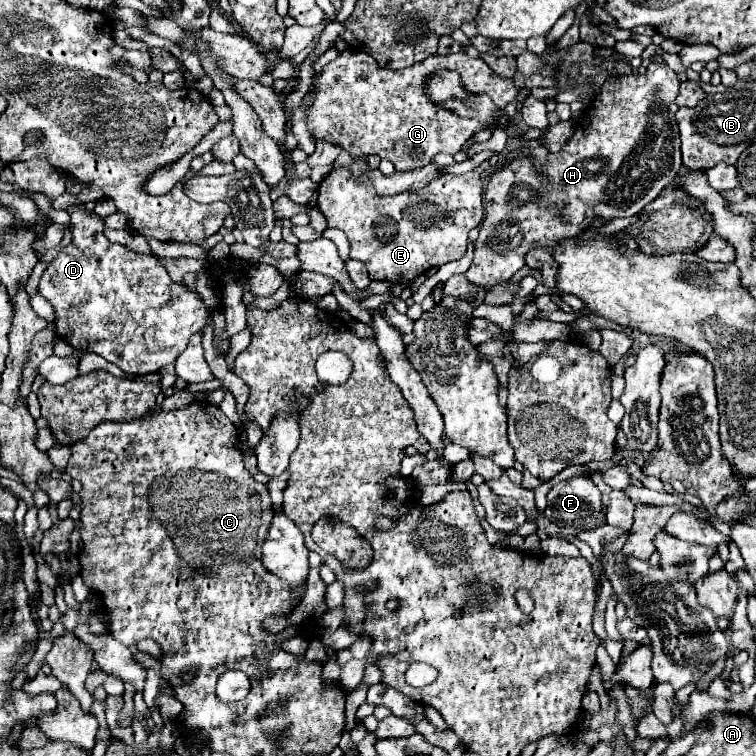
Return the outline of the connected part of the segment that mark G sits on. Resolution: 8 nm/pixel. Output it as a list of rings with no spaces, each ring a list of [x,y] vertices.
[[[344,50],[342,56],[334,62],[330,62],[328,66],[322,68],[322,72],[318,74],[316,82],[318,88],[314,90],[314,100],[306,110],[306,126],[308,132],[312,134],[314,140],[326,140],[330,144],[336,144],[342,148],[342,152],[348,152],[354,158],[362,158],[362,156],[370,156],[376,154],[384,160],[390,160],[396,170],[414,170],[414,168],[422,168],[426,166],[434,154],[444,152],[444,154],[456,154],[464,142],[478,130],[486,128],[486,124],[480,124],[478,120],[466,120],[456,116],[454,112],[448,112],[436,104],[432,104],[428,100],[428,96],[422,90],[422,82],[436,70],[440,68],[448,68],[448,70],[456,70],[462,76],[462,84],[470,90],[470,92],[486,92],[496,104],[498,108],[504,108],[508,102],[516,100],[516,84],[514,78],[506,78],[496,74],[482,58],[470,58],[464,52],[456,52],[456,54],[448,54],[448,56],[428,56],[422,62],[416,62],[404,70],[388,70],[388,68],[380,68],[376,66],[376,60],[372,60],[372,56],[368,56],[362,50]]]

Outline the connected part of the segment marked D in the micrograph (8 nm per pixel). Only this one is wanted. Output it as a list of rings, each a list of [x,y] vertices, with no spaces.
[[[66,192],[52,206],[56,210],[64,208],[72,216],[72,242],[66,248],[62,248],[62,252],[50,262],[38,284],[38,294],[42,294],[54,308],[56,318],[50,324],[54,326],[58,338],[78,352],[86,352],[90,344],[90,352],[116,364],[126,374],[158,372],[162,366],[174,364],[176,356],[184,352],[188,336],[192,336],[192,332],[204,330],[210,316],[206,304],[194,292],[176,284],[156,254],[138,254],[128,246],[110,242],[102,234],[102,218],[90,214],[84,206],[78,206],[76,196]]]

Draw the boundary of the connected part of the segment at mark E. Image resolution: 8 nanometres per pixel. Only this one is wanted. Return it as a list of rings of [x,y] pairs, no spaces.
[[[344,170],[330,172],[318,186],[318,208],[326,216],[330,228],[340,228],[350,242],[350,258],[364,262],[368,276],[372,280],[388,280],[392,284],[404,284],[430,268],[438,268],[446,262],[458,260],[466,252],[466,238],[472,228],[476,228],[484,218],[482,206],[482,178],[476,172],[462,176],[444,174],[434,178],[428,186],[420,188],[416,194],[404,192],[398,196],[376,196],[368,184],[356,184],[348,178]]]

